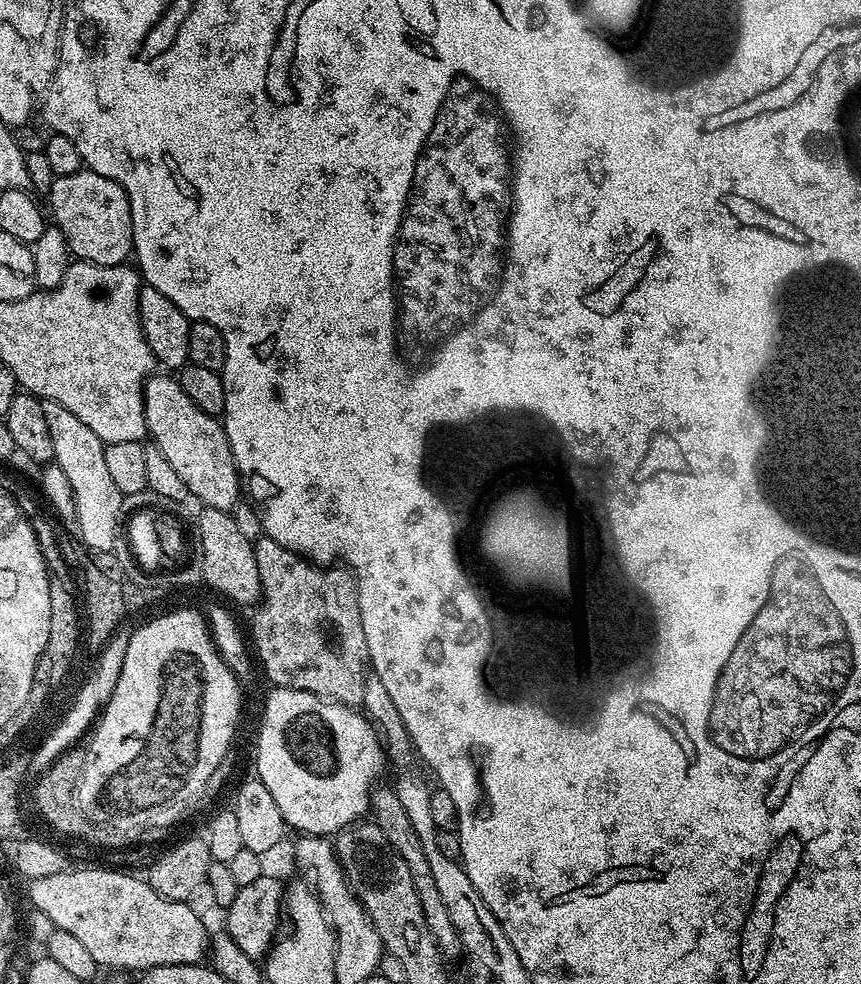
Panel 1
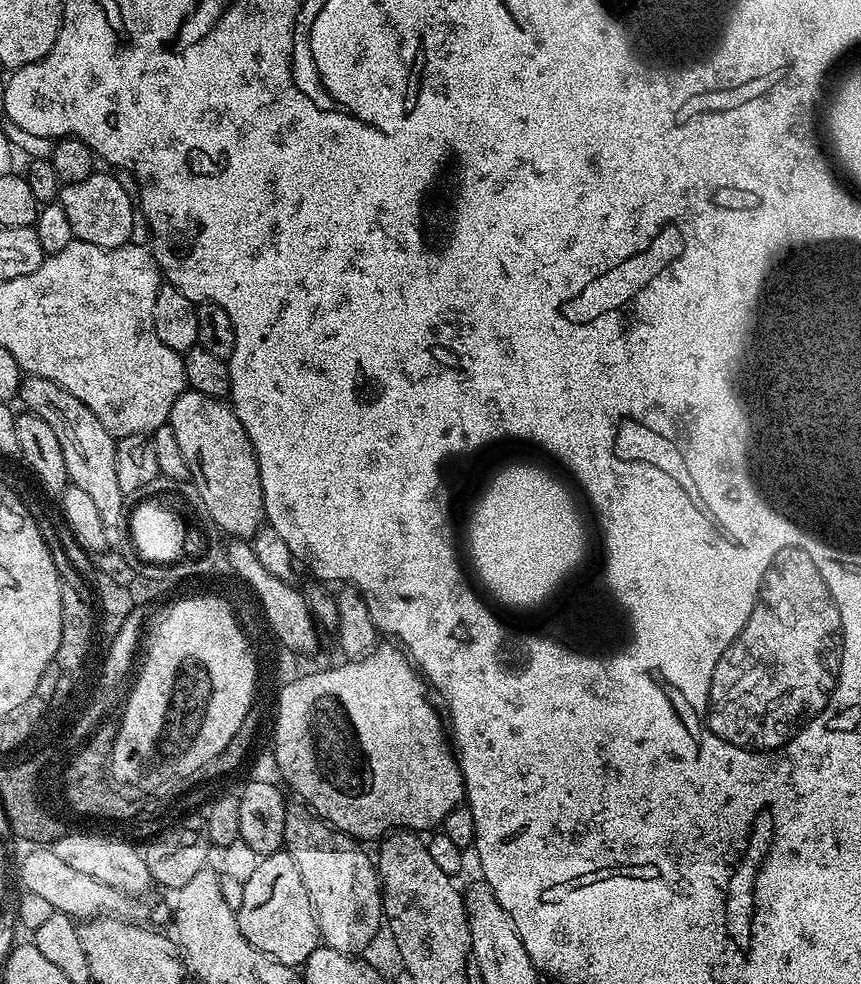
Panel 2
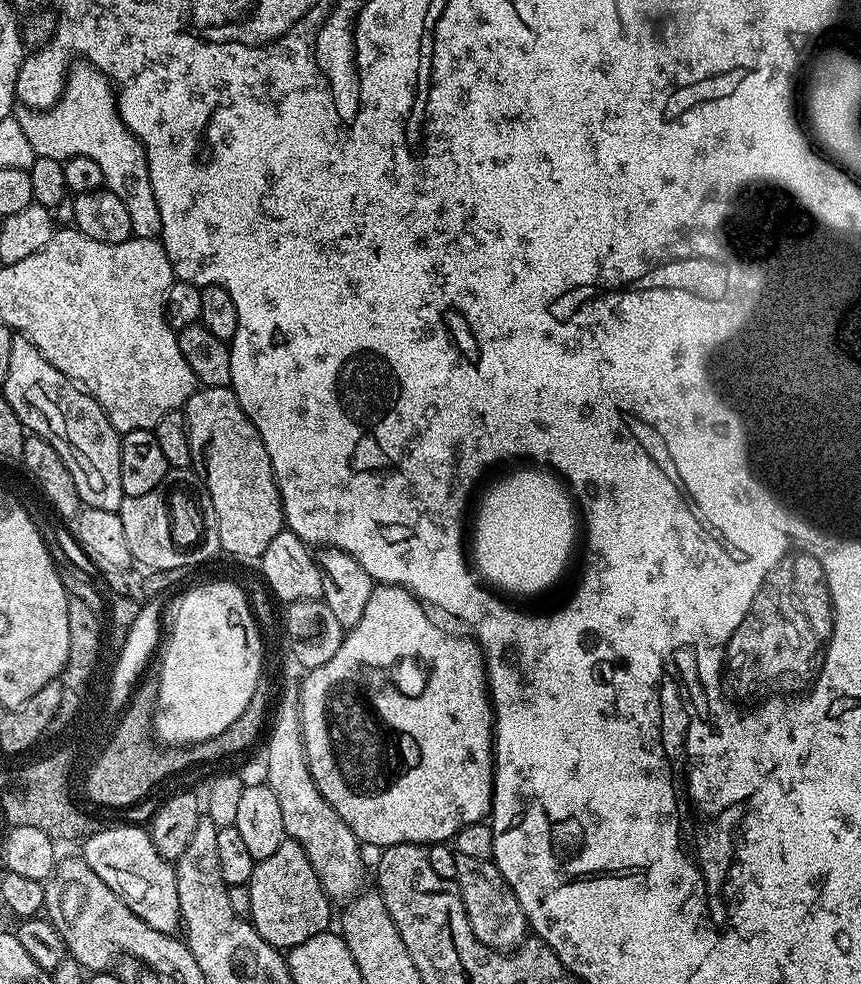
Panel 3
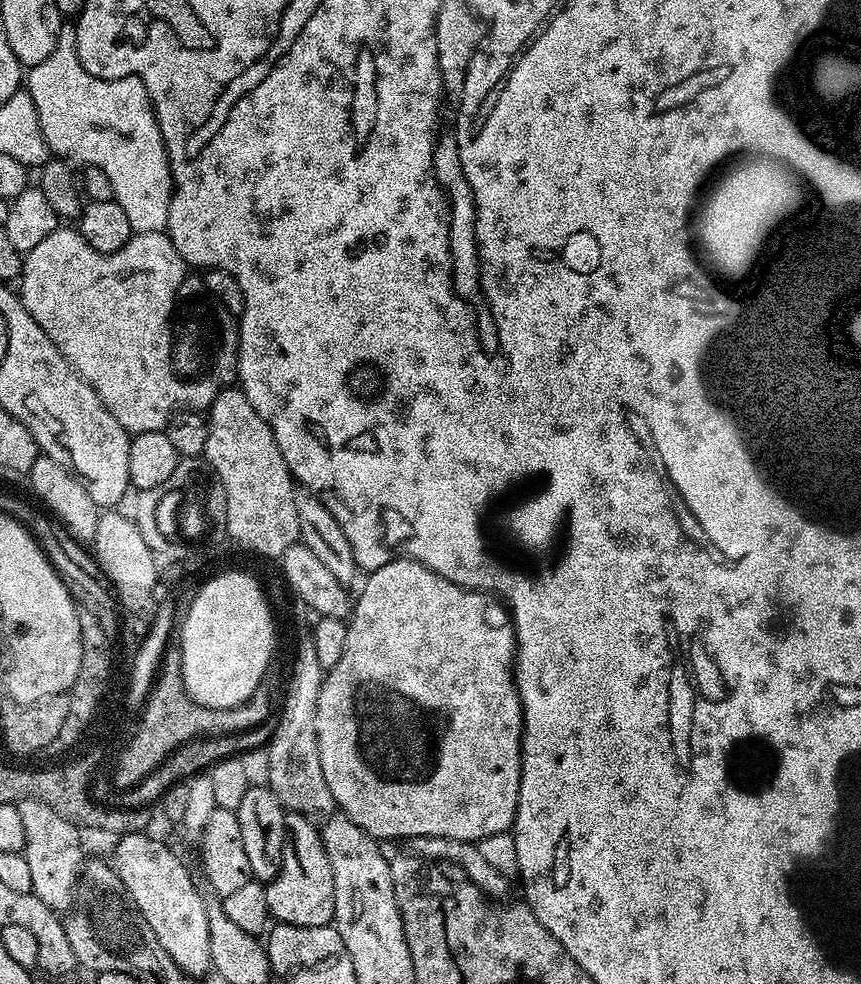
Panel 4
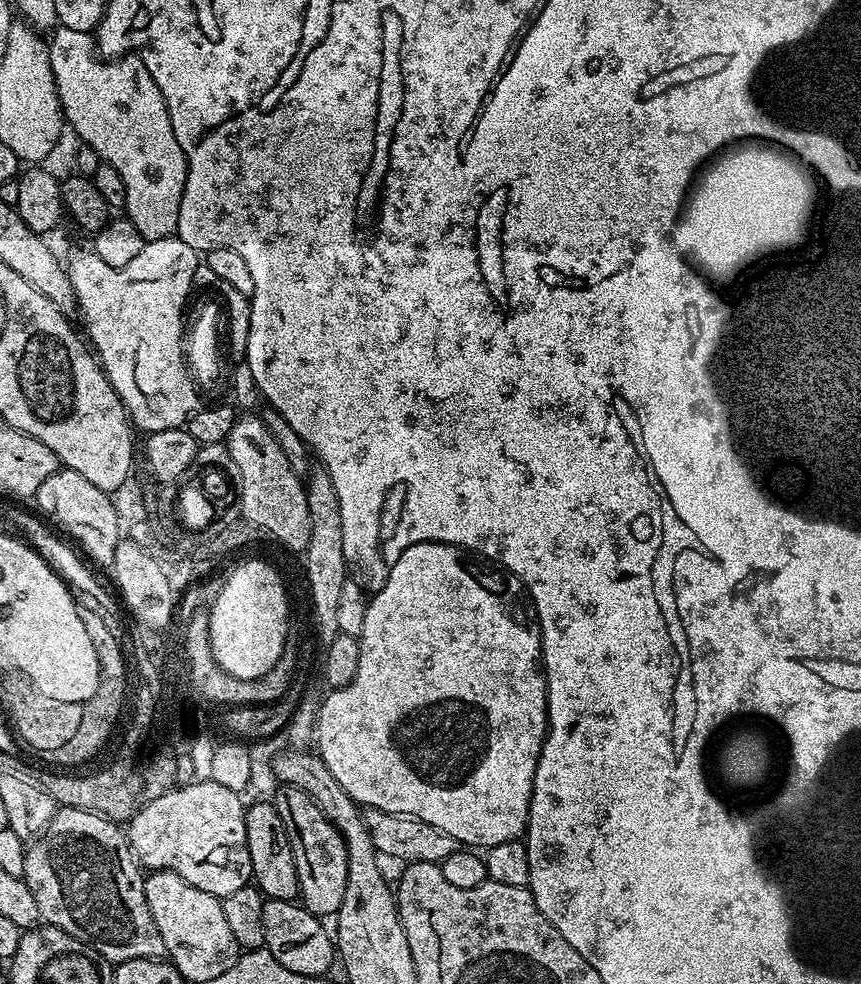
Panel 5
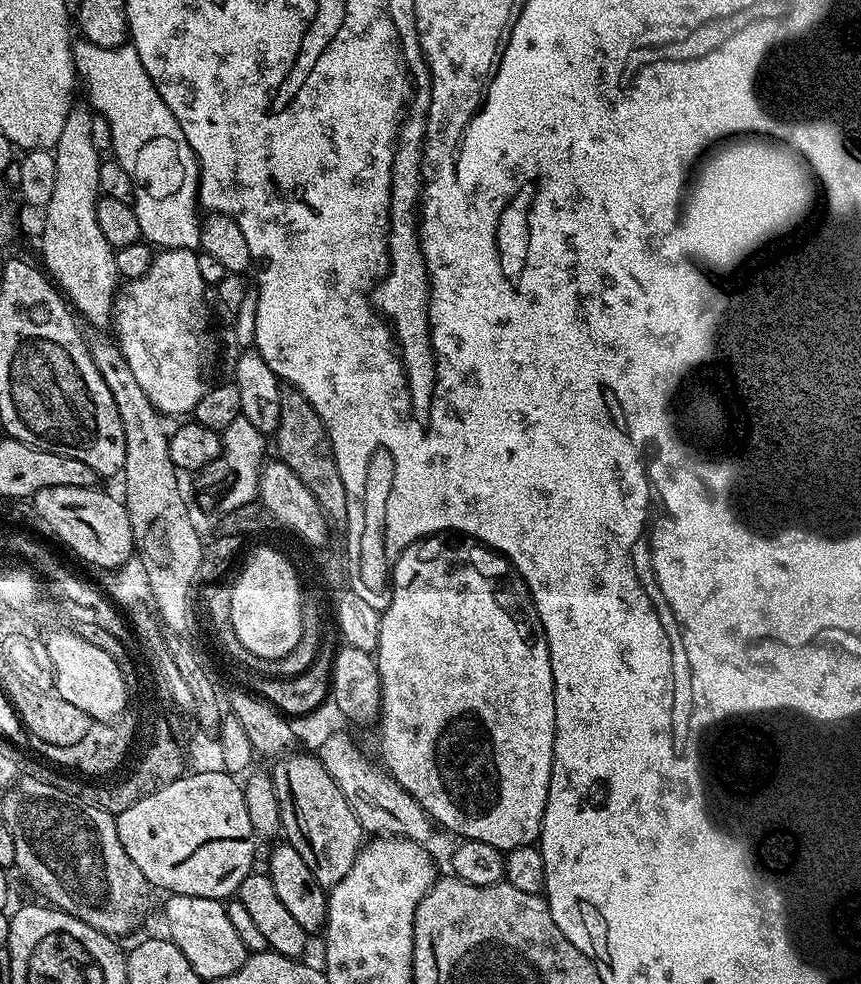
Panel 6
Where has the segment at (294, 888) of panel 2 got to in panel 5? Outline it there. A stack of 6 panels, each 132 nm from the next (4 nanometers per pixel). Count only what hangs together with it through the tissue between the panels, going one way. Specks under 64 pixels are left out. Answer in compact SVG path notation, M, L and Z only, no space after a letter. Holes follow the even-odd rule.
M287 786L277 789L274 803L278 818L282 818L282 826L286 826L286 834L290 838L290 850L294 854L300 887L299 903L308 912L321 918L335 917L346 898L348 855L344 839L305 792Z

